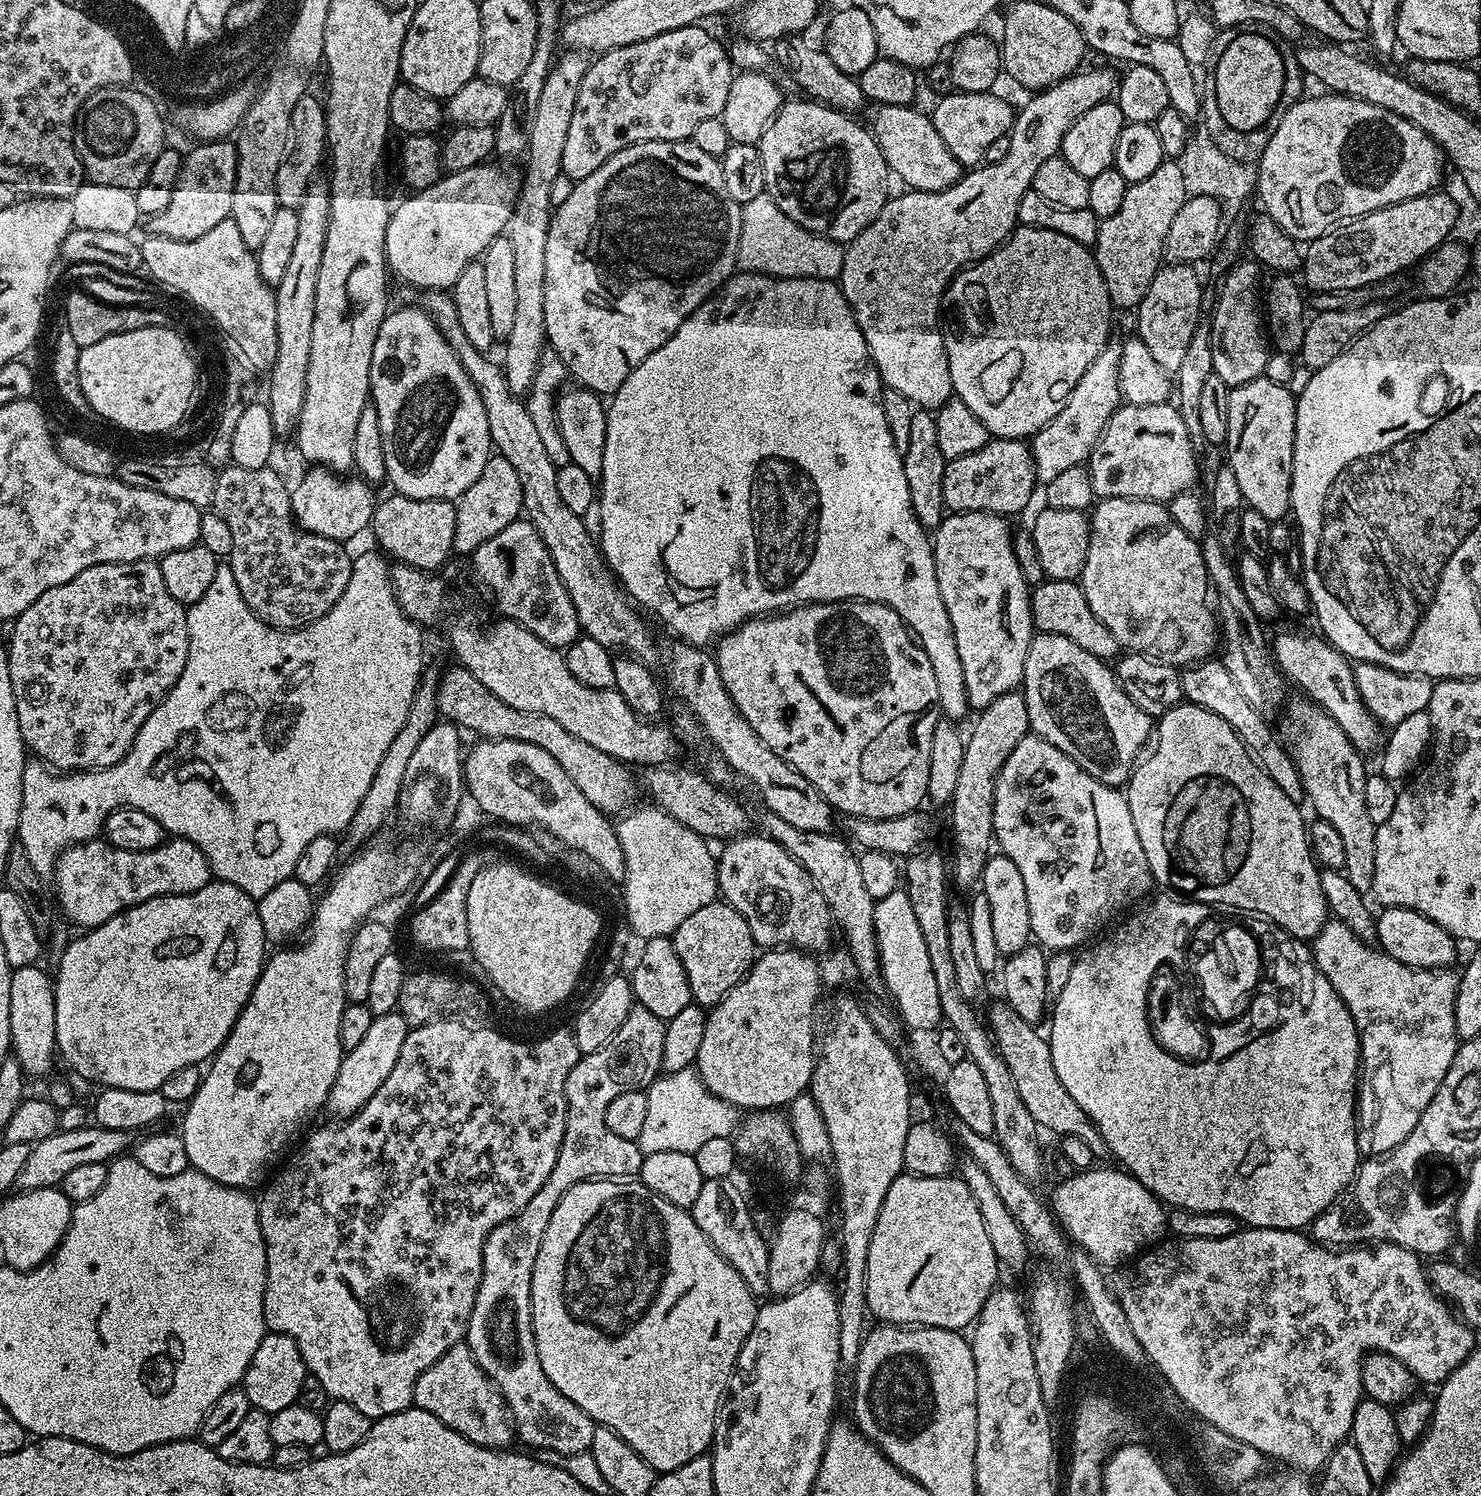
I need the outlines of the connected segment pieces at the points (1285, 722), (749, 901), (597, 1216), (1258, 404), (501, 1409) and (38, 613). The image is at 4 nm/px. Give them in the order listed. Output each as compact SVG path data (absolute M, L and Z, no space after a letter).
M1299 698L1300 700L1289 699L1283 705L1282 714L1284 717L1278 724L1278 736L1288 753L1292 755L1292 760L1296 763L1298 774L1302 778L1302 786L1307 803L1312 803L1315 815L1321 820L1330 822L1334 826L1344 843L1346 862L1342 869L1344 876L1350 878L1350 886L1354 890L1365 894L1371 893L1374 886L1374 846L1376 845L1377 824L1370 822L1370 817L1366 811L1366 778L1369 773L1364 769L1365 757L1356 751L1356 747L1346 738L1342 726L1322 710L1322 706L1315 704L1313 700Z
M745 834L731 839L723 845L724 853L719 853L716 862L716 887L723 903L729 904L750 926L754 942L764 950L773 948L794 948L801 952L817 954L832 940L834 921L828 910L826 898L814 886L806 870L778 842L763 834Z
M636 1178L587 1180L570 1186L570 1190L562 1194L562 1202L554 1206L546 1234L542 1234L542 1246L538 1246L538 1258L534 1258L532 1324L538 1362L542 1362L546 1378L550 1378L574 1406L582 1406L599 1427L617 1432L657 1474L674 1470L711 1449L718 1432L716 1411L720 1408L720 1395L728 1388L728 1379L736 1368L736 1359L744 1343L753 1335L757 1307L757 1297L748 1289L738 1270L714 1250L710 1238L698 1230L698 1222L694 1222L691 1211L674 1206L674 1202L666 1202L666 1198L654 1194Z
M1263 375L1228 389L1226 466L1238 482L1238 490L1242 490L1245 505L1258 510L1269 522L1283 521L1290 512L1296 429L1296 396L1292 390L1278 382L1270 382Z
M455 1344L434 1366L430 1366L418 1378L414 1386L412 1403L417 1408L434 1414L447 1428L453 1428L483 1448L507 1449L514 1440L514 1429L504 1402L501 1389L495 1388L493 1381L474 1362L474 1354L467 1344Z
M155 559L135 560L134 562L126 562L125 564L99 564L98 566L90 566L86 570L82 570L82 574L78 574L74 578L70 578L70 582L62 582L62 586L54 586L50 590L46 590L46 594L42 594L42 598L38 598L38 602L34 602L25 612L16 617L11 625L12 637L6 641L8 650L8 669L10 670L10 686L14 690L14 702L16 703L16 717L18 718L18 726L22 730L22 738L24 739L24 747L35 759L43 760L49 769L59 770L61 773L70 772L91 772L93 768L109 768L118 762L122 762L122 758L132 749L134 738L138 734L138 730L142 730L142 722L146 722L146 718L150 718L150 714L156 707L166 698L166 694L174 686L174 682L178 682L178 678L182 674L182 670L186 666L186 658L190 650L190 642L188 641L188 627L186 626L186 618L188 617L185 605L178 602L178 598L174 598L174 594L170 594L170 590L166 590L166 582L162 578L162 570L159 563Z

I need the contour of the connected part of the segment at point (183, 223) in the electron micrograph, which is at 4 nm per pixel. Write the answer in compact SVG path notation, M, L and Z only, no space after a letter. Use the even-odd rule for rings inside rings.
M231 139L206 140L193 143L180 165L178 182L166 210L150 218L151 235L165 236L175 240L199 238L209 230L214 230L218 222L229 219L234 202L234 182L238 170L238 154Z

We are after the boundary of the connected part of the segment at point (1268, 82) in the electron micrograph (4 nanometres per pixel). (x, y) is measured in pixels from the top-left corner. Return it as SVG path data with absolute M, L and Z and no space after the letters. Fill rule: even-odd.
M1244 30L1220 52L1216 60L1216 108L1234 130L1253 133L1269 123L1272 111L1284 99L1284 60L1280 52L1256 30Z

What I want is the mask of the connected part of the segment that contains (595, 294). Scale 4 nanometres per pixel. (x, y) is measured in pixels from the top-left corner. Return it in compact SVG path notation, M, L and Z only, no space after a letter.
M691 139L687 140L651 140L641 144L631 144L618 154L610 157L605 164L598 166L594 174L575 181L571 185L568 197L555 205L550 234L546 234L546 341L559 360L568 367L568 375L577 385L597 394L611 394L630 378L630 374L654 350L662 347L682 326L682 322L702 306L737 271L736 255L740 237L741 205L730 198L726 182L722 179L722 166L719 159L698 150Z

